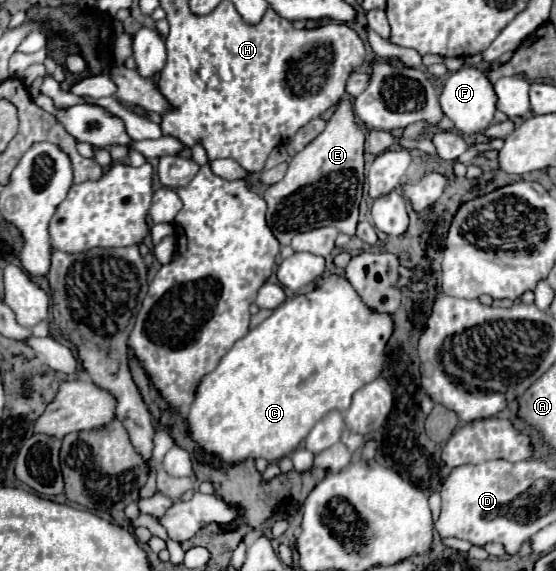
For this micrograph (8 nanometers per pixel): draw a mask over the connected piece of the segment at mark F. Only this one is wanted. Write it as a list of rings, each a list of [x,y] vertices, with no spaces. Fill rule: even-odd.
[[[462,67],[460,71],[452,73],[446,81],[444,81],[444,89],[440,93],[440,107],[444,111],[444,115],[448,115],[454,123],[454,129],[462,135],[472,135],[472,133],[480,133],[486,127],[492,125],[494,119],[494,111],[496,111],[496,93],[494,87],[488,79],[488,75],[476,67]]]

